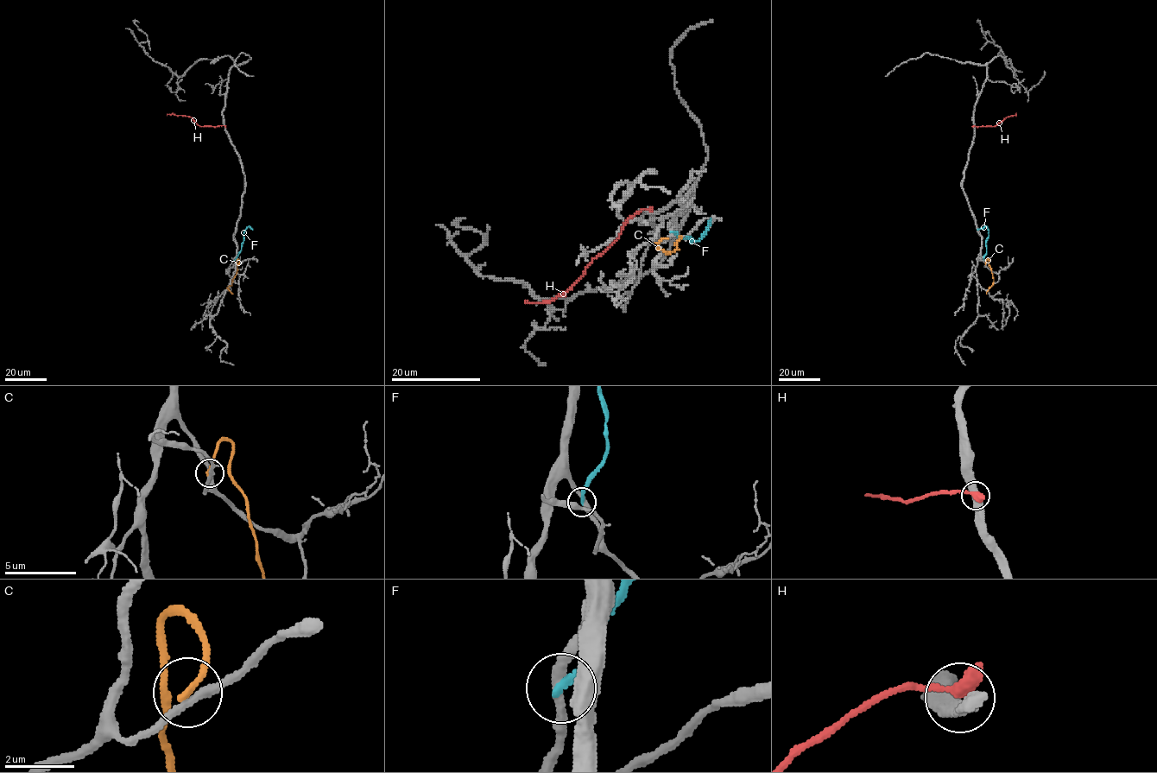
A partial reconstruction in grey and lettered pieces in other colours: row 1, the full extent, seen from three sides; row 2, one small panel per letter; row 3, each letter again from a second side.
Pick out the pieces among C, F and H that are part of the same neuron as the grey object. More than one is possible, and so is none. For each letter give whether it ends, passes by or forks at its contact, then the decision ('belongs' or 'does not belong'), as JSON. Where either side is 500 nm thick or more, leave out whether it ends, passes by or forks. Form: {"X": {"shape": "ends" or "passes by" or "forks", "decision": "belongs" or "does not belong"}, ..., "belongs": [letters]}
{"C": {"shape": "ends", "decision": "does not belong"}, "F": {"shape": "ends", "decision": "does not belong"}, "H": {"shape": "ends", "decision": "does not belong"}, "belongs": []}

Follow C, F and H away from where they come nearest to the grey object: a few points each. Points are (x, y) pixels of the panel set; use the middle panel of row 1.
C: (679, 237), (682, 237), (676, 243), (677, 248), (666, 253), (656, 244), (667, 237)
F: (672, 231), (682, 238), (687, 237), (691, 242), (695, 242), (706, 229), (711, 218)
H: (650, 211), (641, 210), (634, 214), (625, 223), (619, 237), (596, 256), (569, 288), (546, 302), (525, 301)

